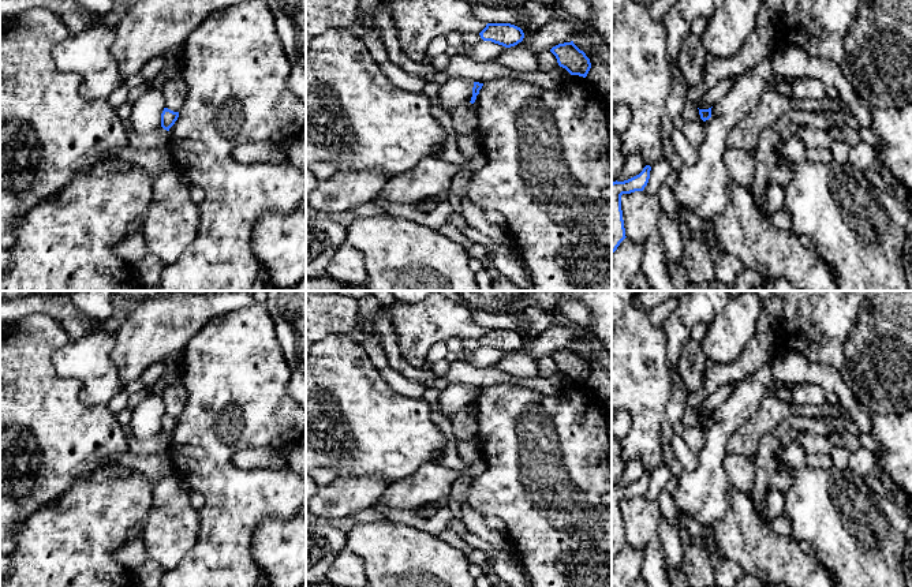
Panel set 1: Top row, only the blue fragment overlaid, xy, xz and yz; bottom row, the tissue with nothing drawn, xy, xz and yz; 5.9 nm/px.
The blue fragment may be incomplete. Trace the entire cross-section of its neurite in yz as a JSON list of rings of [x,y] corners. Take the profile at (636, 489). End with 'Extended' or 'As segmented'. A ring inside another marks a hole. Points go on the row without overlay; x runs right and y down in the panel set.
[[[646,471],[639,481],[624,487],[616,486],[612,489],[612,561],[627,543],[621,516],[621,501],[643,497],[649,489],[650,476],[651,472]]]. As segmented

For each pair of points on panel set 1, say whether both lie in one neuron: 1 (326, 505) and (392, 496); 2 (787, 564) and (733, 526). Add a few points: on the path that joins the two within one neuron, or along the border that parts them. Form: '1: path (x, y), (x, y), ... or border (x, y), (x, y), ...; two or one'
1: border (392, 483), (376, 501); two
2: path (773, 559), (759, 552), (747, 539); one

